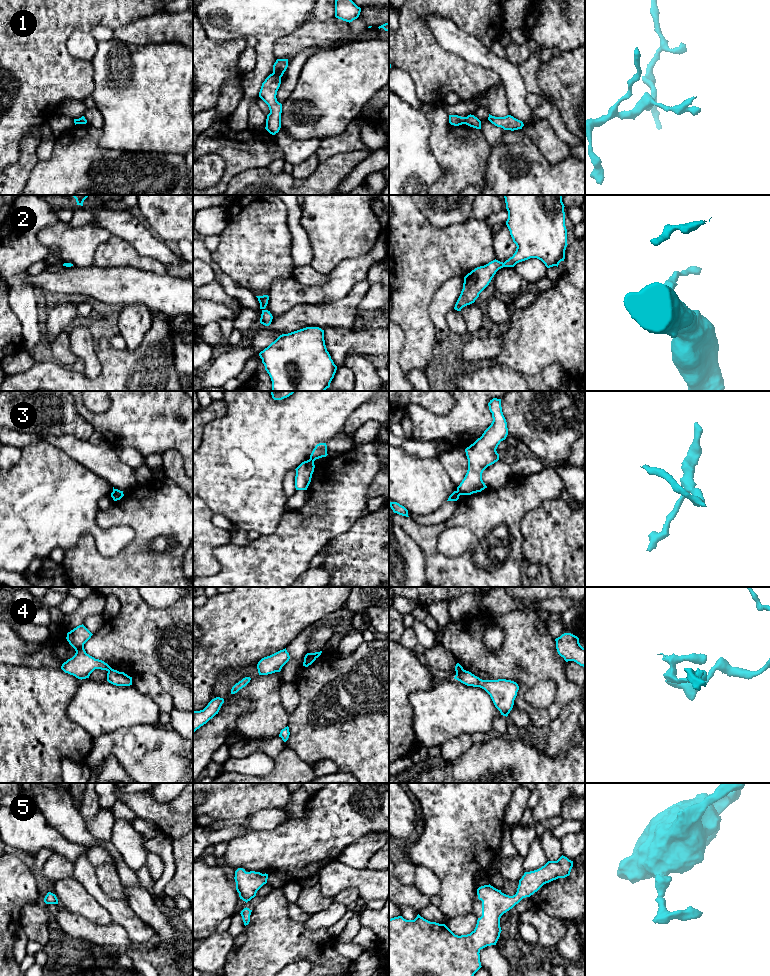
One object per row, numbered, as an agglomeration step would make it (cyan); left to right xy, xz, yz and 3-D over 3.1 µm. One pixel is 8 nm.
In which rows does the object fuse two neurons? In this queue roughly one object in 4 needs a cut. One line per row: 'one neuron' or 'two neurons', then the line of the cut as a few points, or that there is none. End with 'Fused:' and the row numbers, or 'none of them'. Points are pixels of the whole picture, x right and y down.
1: two neurons | xz (273, 72), (281, 76)
2: one neuron | no cut
3: two neurons | xz (309, 459), (313, 462)
4: two neurons | xy (112, 669), (108, 671)
5: one neuron | no cut
Fused: 1, 3, 4

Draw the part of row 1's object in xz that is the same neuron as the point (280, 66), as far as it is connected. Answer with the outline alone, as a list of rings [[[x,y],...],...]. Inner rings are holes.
[[[277,59],[273,65],[273,73],[282,77],[287,67],[288,59]]]

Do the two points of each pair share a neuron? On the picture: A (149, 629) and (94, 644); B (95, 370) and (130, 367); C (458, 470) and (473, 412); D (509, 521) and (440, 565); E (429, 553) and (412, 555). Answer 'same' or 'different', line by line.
A: same
B: different
C: different
D: same
E: different

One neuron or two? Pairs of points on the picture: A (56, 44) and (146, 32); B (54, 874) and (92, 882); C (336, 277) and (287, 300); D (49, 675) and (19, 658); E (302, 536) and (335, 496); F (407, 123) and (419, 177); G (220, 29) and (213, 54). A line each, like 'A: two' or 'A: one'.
A: two
B: two
C: one
D: two
E: one
F: one
G: two

